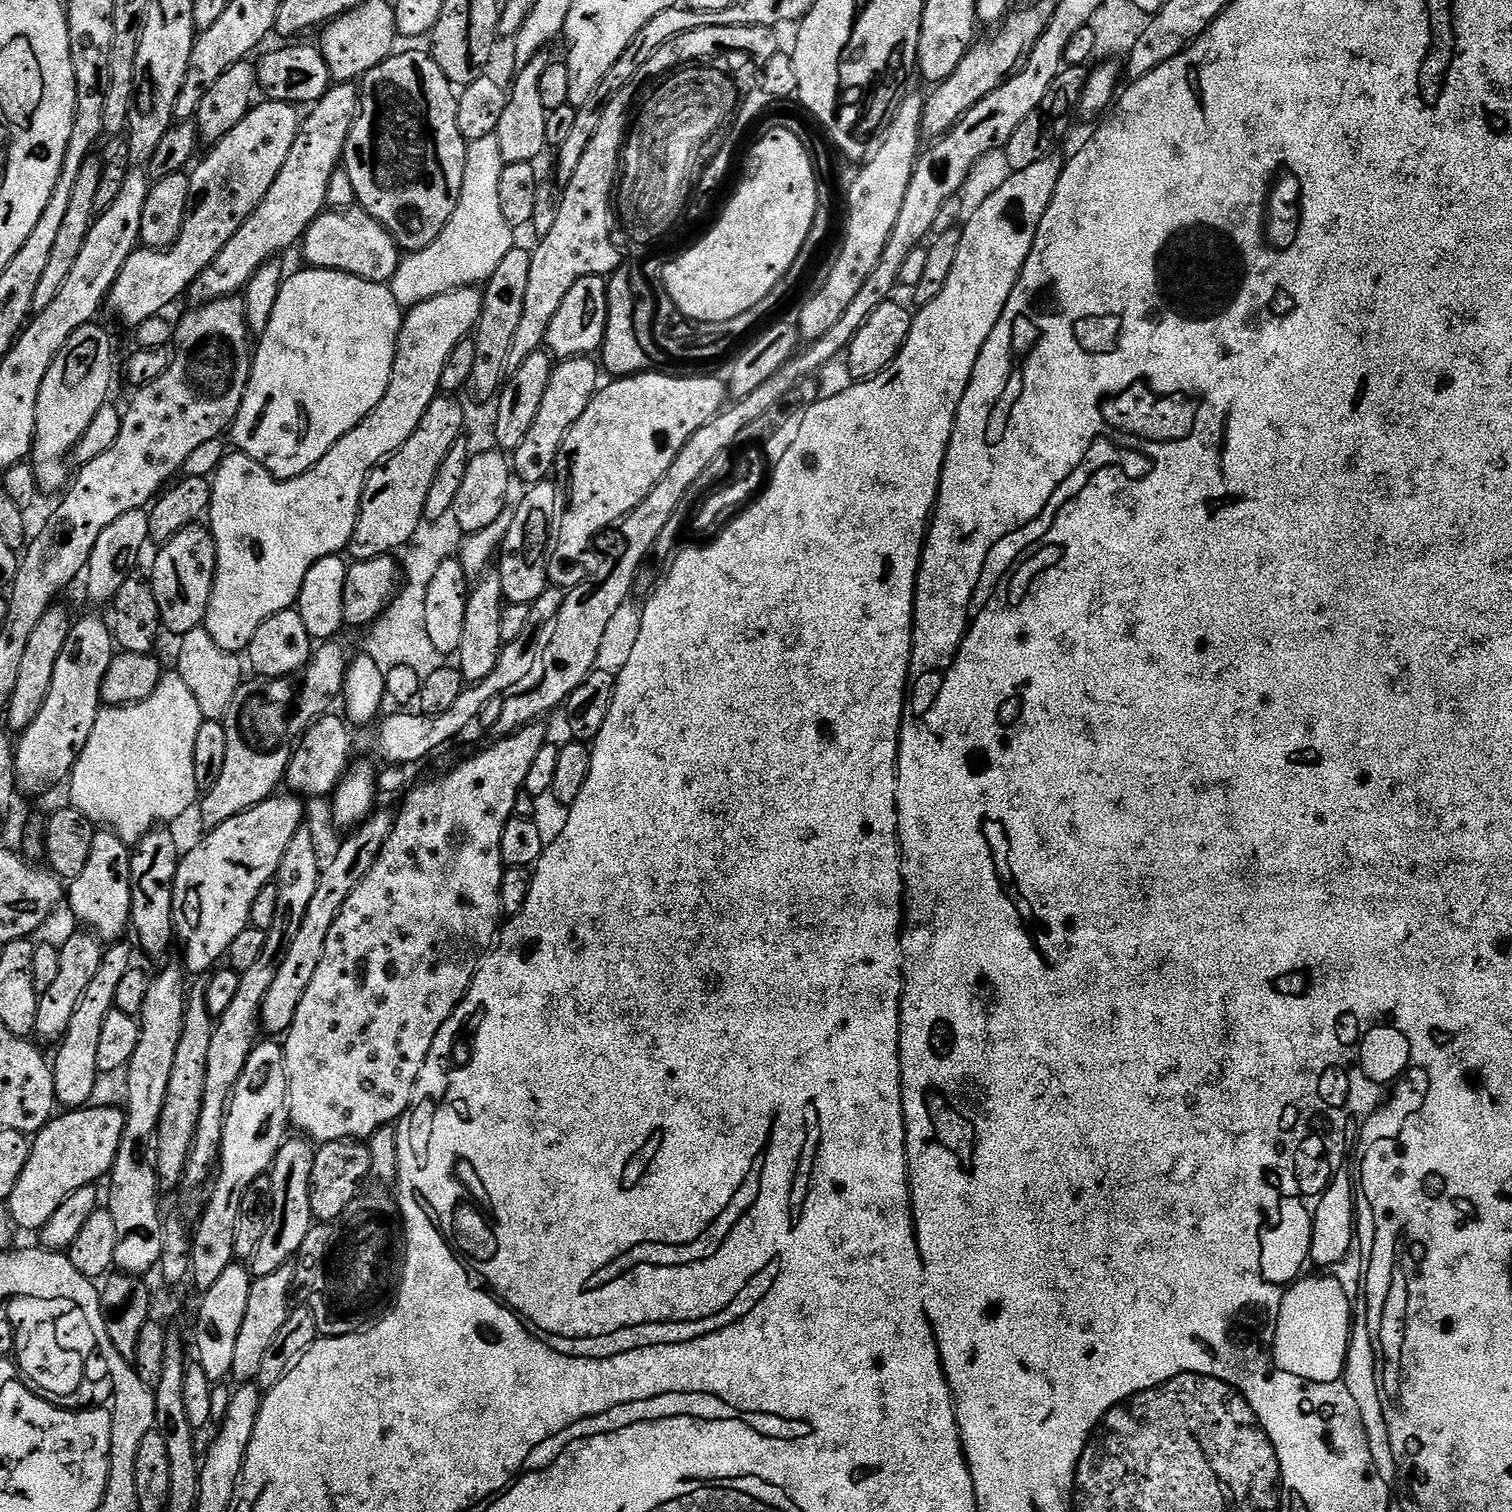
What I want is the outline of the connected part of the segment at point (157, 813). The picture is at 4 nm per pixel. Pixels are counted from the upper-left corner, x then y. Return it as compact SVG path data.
M168 670L161 675L158 682L158 690L154 690L154 694L150 698L146 698L137 704L125 704L122 708L113 708L111 706L101 707L97 714L97 722L90 733L89 741L86 742L85 748L77 758L76 764L73 766L70 775L70 783L68 788L68 796L71 807L76 808L82 814L86 814L86 818L90 818L92 823L97 826L103 826L107 831L115 832L122 838L122 842L129 846L135 846L157 827L159 820L176 820L188 807L195 805L198 800L198 789L194 782L194 738L198 738L198 730L202 723L202 717L198 710L198 701L194 698L194 693L186 687L186 682L182 682L182 678L174 670Z

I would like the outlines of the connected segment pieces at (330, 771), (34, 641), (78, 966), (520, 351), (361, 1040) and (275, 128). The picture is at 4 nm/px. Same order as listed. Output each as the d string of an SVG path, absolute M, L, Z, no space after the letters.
M325 714L316 723L311 724L292 751L284 780L286 788L288 784L287 791L297 797L331 797L340 781L350 771L350 765L353 763L351 732L353 729L343 715L340 715L341 717L332 715Z
M53 606L42 614L42 622L30 633L30 642L26 645L26 651L22 657L22 663L18 670L18 682L14 685L14 694L8 703L6 719L7 731L12 734L21 734L34 722L35 715L41 710L46 696L50 693L51 682L54 677L54 666L61 657L62 648L71 634L74 616L71 616L64 608Z
M79 930L68 936L64 944L59 945L59 969L56 981L50 990L40 993L38 1002L38 1022L35 1035L44 1040L59 1041L70 1026L70 1018L74 1018L74 1010L78 1010L78 1002L82 1002L82 994L86 994L86 986L98 975L98 966L102 966L102 958L106 951L99 936L91 930Z
M706 26L706 30L678 34L678 38L670 38L666 46L654 50L654 58L650 58L650 62L638 70L631 84L622 86L622 90L618 90L618 94L614 94L614 98L604 107L598 130L594 130L594 138L590 138L590 143L582 153L582 162L578 162L574 178L570 178L563 189L564 197L559 197L554 226L550 226L545 236L539 237L540 245L531 249L530 278L522 305L522 319L518 322L518 331L510 346L509 369L522 366L530 353L539 352L545 347L546 330L550 330L550 322L554 322L554 314L558 314L558 306L562 306L566 294L570 294L570 286L574 286L574 282L582 282L582 278L591 276L611 277L622 263L620 252L612 241L614 189L622 172L622 153L630 131L628 107L636 96L636 88L642 87L647 80L655 81L666 70L681 65L683 61L715 54L721 48L743 49L754 58L769 60L782 47L773 29L762 26Z
M540 722L530 724L521 732L492 743L496 744L490 745L485 752L462 761L453 772L446 773L441 780L432 780L429 784L417 783L404 796L409 795L400 808L400 817L395 817L392 833L386 838L374 866L366 874L366 878L362 878L362 882L354 886L338 918L334 918L330 934L326 934L326 950L322 954L322 962L318 962L318 970L314 970L314 978L310 978L310 986L306 986L306 994L302 994L302 1002L298 1002L298 1010L282 1040L288 1079L288 1118L291 1127L295 1131L297 1128L301 1137L317 1145L339 1140L367 1141L378 1129L395 1125L411 1109L412 1096L418 1090L420 1072L428 1063L428 1045L434 1042L436 1029L443 1027L454 1006L463 1001L469 988L473 987L478 971L478 958L483 957L497 939L498 929L501 927L500 916L502 917L500 887L506 867L500 853L502 830L514 815L515 798L524 787L530 762L534 762L538 750L542 750L545 743L545 725Z
M265 99L263 103L252 107L246 118L242 118L242 122L234 126L234 130L227 132L217 144L207 149L208 153L204 157L201 155L195 161L188 177L190 194L195 203L191 205L182 226L182 234L178 234L176 243L163 250L140 246L130 254L130 258L126 258L126 266L122 266L114 286L108 291L106 304L109 309L112 307L113 314L122 323L129 324L129 329L134 330L139 324L146 322L146 318L161 315L168 310L164 308L170 307L179 296L183 297L194 278L198 278L202 270L206 270L206 266L210 266L210 262L214 262L214 258L222 254L222 246L226 246L226 242L230 242L230 238L238 234L242 222L246 222L246 218L254 214L262 198L266 198L266 190L274 186L274 178L278 178L278 170L282 170L290 155L290 146L294 146L294 138L300 133L302 116L301 113L296 113L299 111L293 105L269 99Z

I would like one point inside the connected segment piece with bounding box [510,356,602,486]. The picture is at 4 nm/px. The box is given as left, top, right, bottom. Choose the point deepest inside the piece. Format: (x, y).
(574, 383)

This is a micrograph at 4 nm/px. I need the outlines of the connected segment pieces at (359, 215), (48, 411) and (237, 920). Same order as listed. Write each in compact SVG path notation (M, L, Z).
M363 208L325 210L304 231L302 245L307 263L314 268L345 272L375 284L388 284L394 278L402 259L402 249L376 219Z
M93 322L70 334L70 342L58 350L58 358L54 358L50 370L46 370L42 390L38 390L36 440L32 443L30 463L44 494L59 493L69 483L68 460L70 464L76 444L82 434L86 434L90 422L94 422L94 414L98 414L98 410L110 400L112 340L107 330L98 325Z
M273 794L249 812L230 818L230 822L222 822L204 834L208 836L202 837L189 852L187 849L181 855L174 882L175 939L184 947L182 964L189 973L211 973L227 957L230 942L234 942L242 930L250 927L250 910L254 906L254 898L267 884L275 881L282 854L286 854L286 846L290 846L290 838L294 838L294 834L305 823L305 805L295 795L280 795Z

